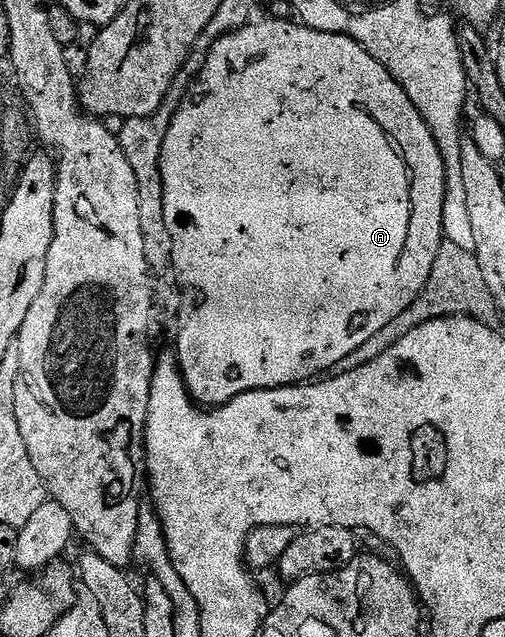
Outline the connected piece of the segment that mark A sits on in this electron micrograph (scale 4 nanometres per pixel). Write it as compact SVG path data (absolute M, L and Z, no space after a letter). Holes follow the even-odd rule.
M292 18L260 19L227 33L211 45L207 65L203 65L199 77L190 87L171 121L171 129L167 129L167 141L163 141L163 217L169 235L169 251L173 254L173 267L181 282L175 354L189 395L194 403L206 409L221 407L248 391L296 387L332 372L343 357L355 353L359 345L375 337L383 325L395 321L407 305L417 300L431 277L431 265L435 265L435 257L439 257L443 242L445 162L431 129L427 129L427 121L423 121L419 109L411 105L411 97L403 93L399 81L395 81L395 77L391 77L391 73L383 69L371 53L345 35L316 31ZM373 111L388 115L388 121L399 130L409 131L409 163L401 156L400 149L393 144L392 137L385 132L384 125L376 119ZM341 259L357 267L378 267L389 275L341 275Z

